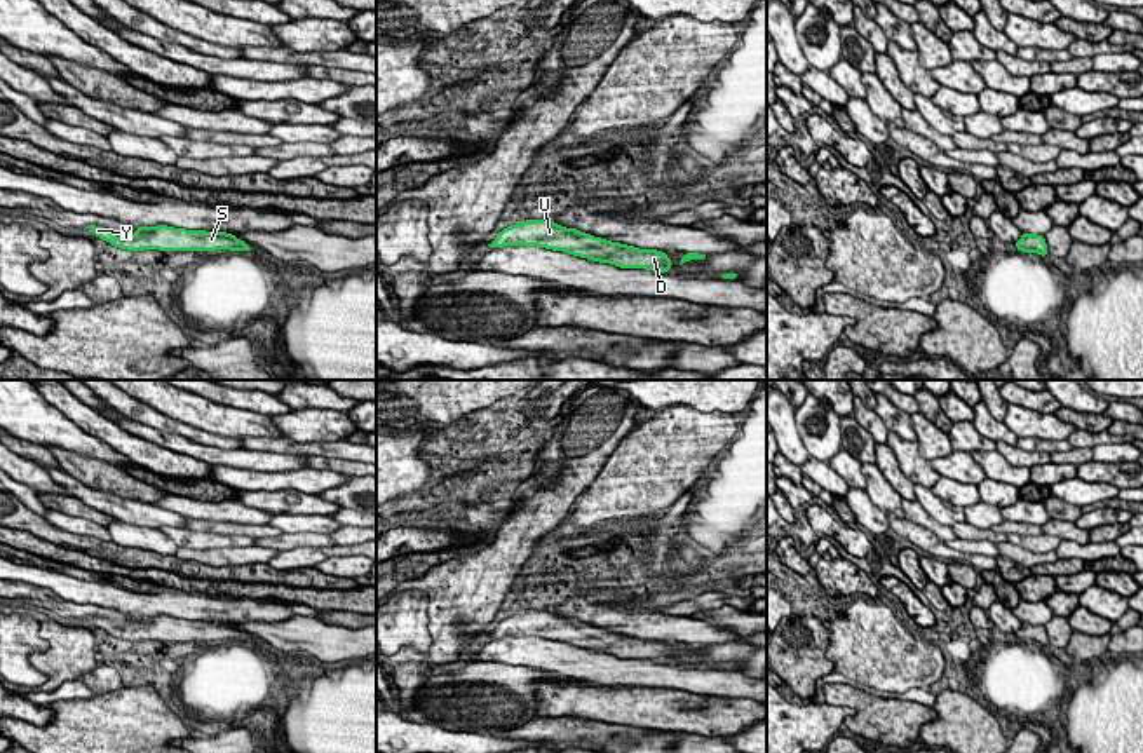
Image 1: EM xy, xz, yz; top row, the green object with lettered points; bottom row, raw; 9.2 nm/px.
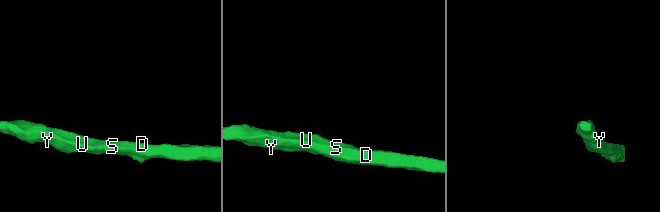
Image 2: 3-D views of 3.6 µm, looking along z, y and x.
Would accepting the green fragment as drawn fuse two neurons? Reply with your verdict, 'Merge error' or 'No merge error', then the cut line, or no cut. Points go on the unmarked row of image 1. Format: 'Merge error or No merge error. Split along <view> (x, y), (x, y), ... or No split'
No merge error. No split

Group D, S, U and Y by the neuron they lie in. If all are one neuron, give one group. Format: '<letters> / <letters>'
D S U Y

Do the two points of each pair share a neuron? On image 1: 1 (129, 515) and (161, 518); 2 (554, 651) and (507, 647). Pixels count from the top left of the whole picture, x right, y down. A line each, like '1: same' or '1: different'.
1: same
2: same

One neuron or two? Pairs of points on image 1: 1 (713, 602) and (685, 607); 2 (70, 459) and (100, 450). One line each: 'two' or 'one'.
1: one
2: two

